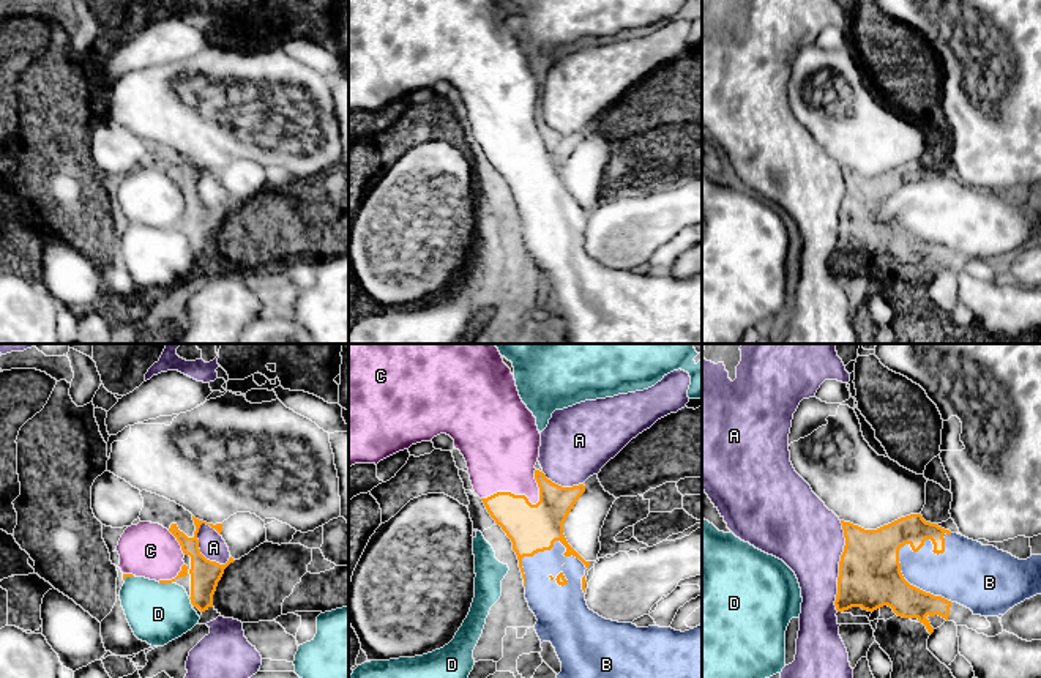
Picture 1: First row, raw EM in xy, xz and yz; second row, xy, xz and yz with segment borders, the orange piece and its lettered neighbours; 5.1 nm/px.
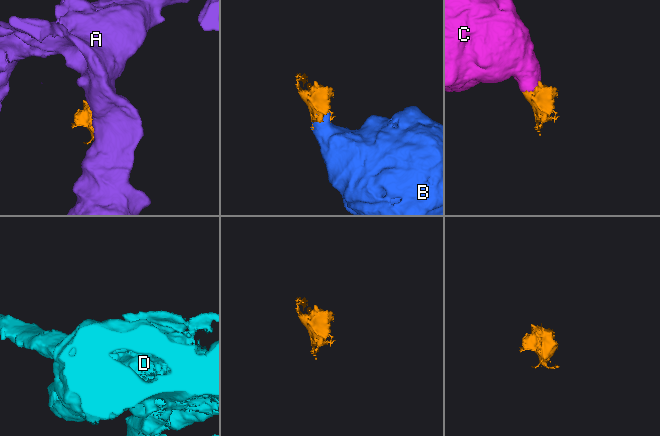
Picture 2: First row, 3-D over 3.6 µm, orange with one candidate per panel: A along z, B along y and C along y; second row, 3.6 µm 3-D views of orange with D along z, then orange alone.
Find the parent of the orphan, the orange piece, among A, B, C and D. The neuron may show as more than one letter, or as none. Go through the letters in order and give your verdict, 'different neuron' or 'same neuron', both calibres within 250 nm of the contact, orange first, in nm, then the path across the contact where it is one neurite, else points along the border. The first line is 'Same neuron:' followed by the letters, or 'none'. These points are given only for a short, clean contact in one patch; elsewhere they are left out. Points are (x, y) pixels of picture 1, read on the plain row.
Same neuron: B, C
A: different neuron; 320 nm thick on the orange side, 360 nm on the other; border along yz (841, 167), (844, 191), (835, 248), (836, 257)
B: same neuron; 320 nm thick on the orange side, 280 nm on the other
C: same neuron; 240 nm thick on the orange side, 360 nm on the other
D: different neuron; 50 nm thick on the orange side, 300 nm on the other

